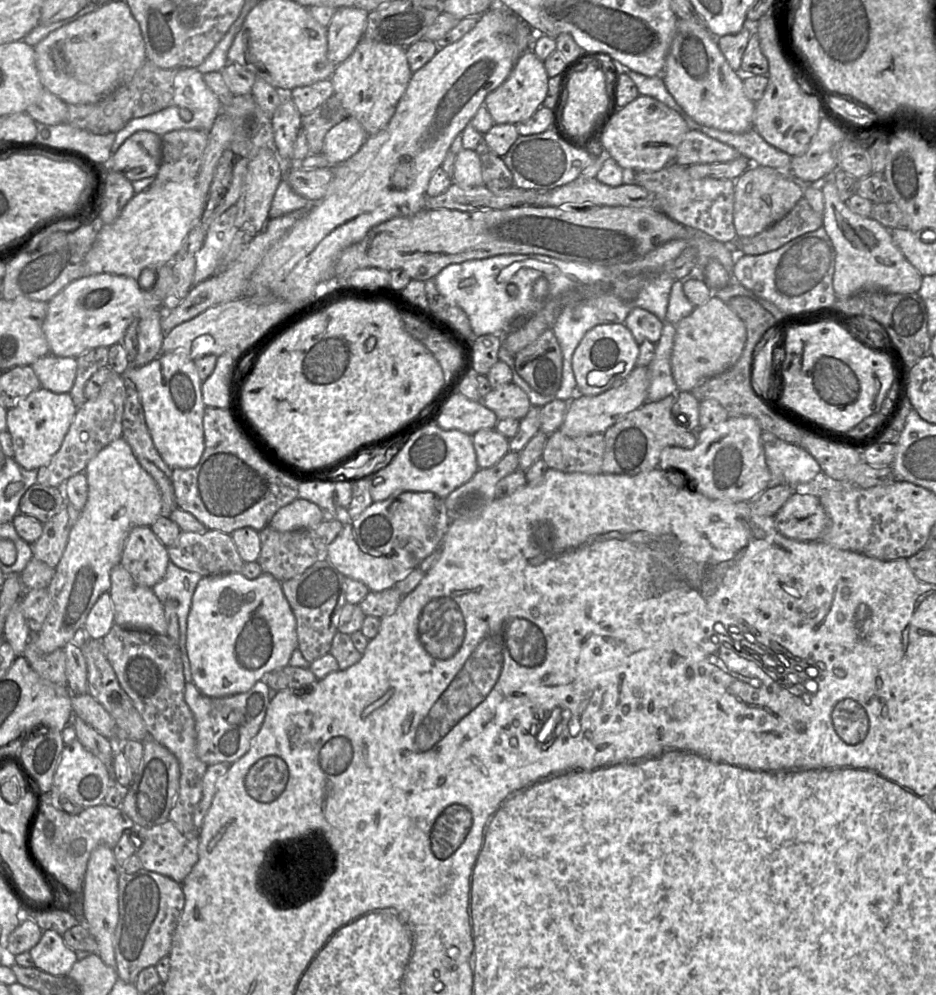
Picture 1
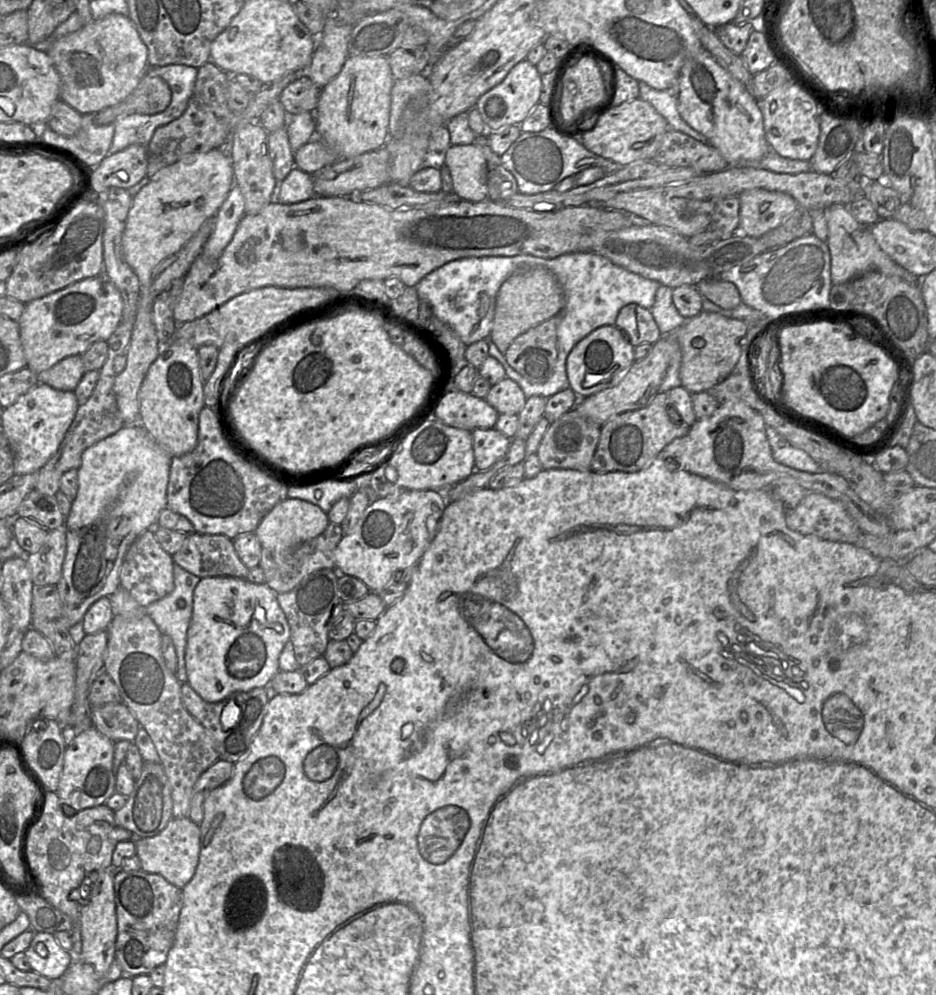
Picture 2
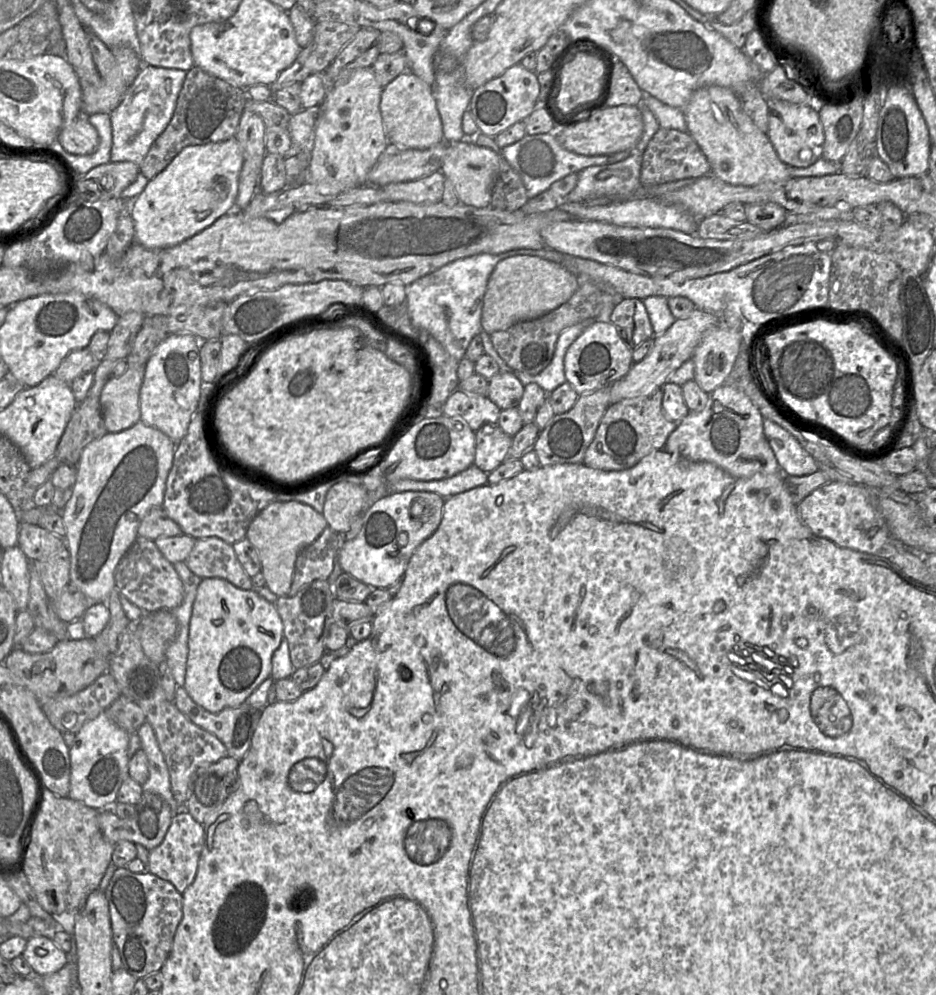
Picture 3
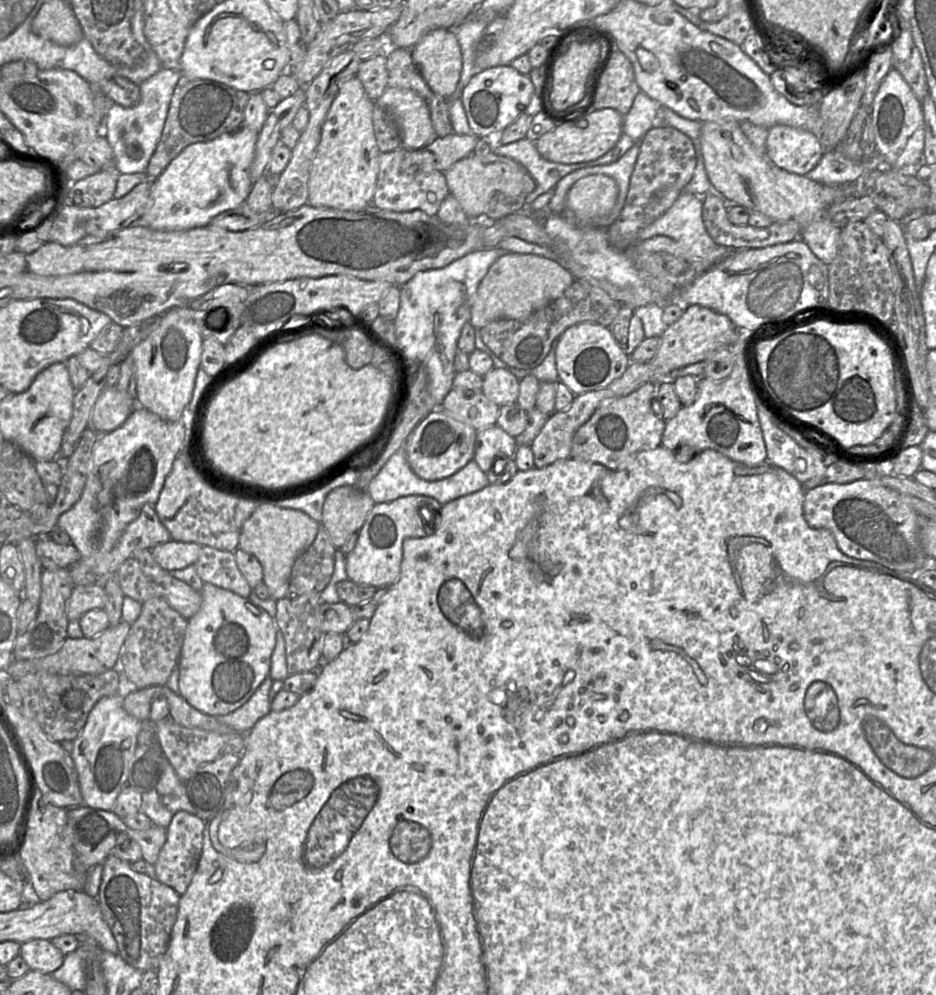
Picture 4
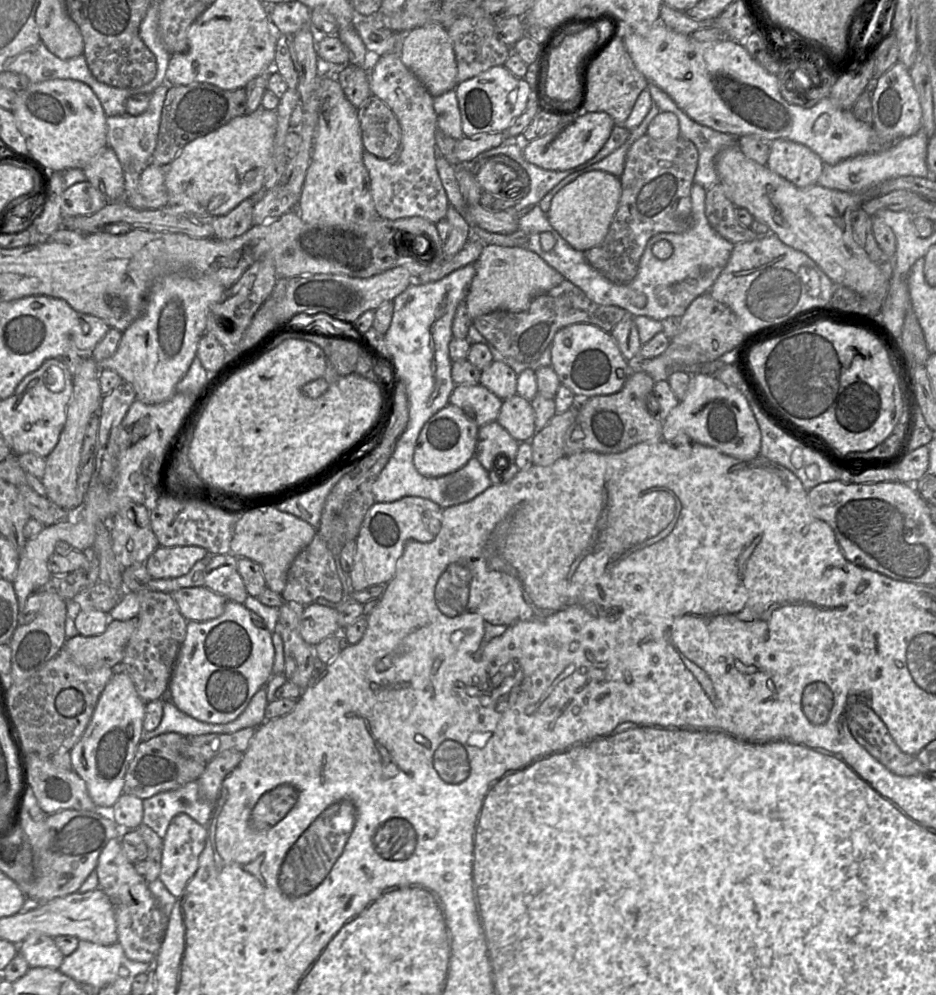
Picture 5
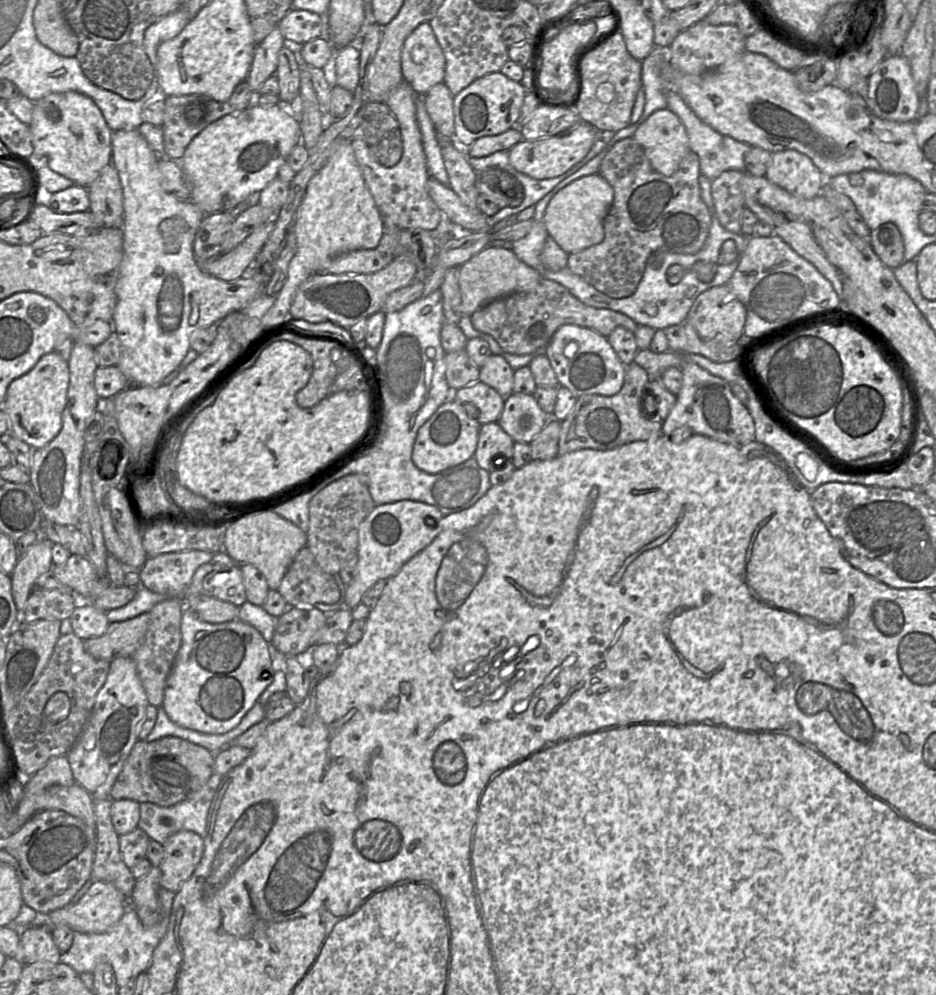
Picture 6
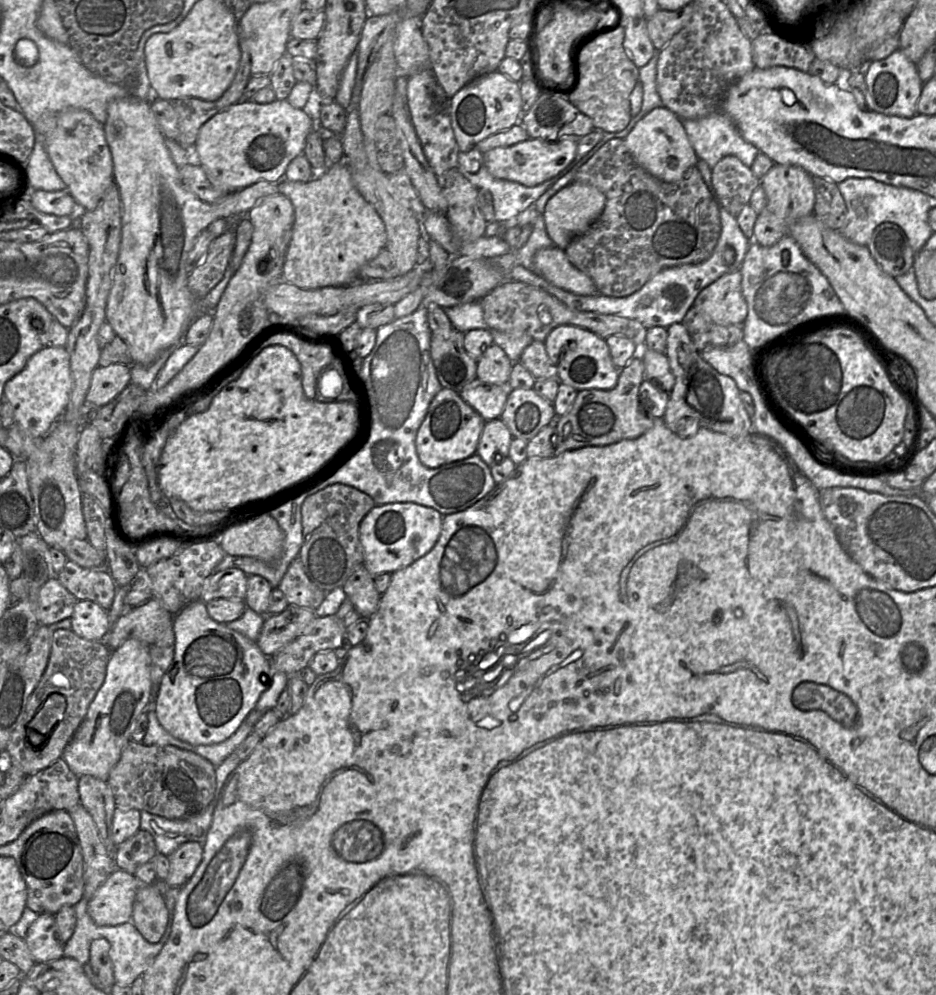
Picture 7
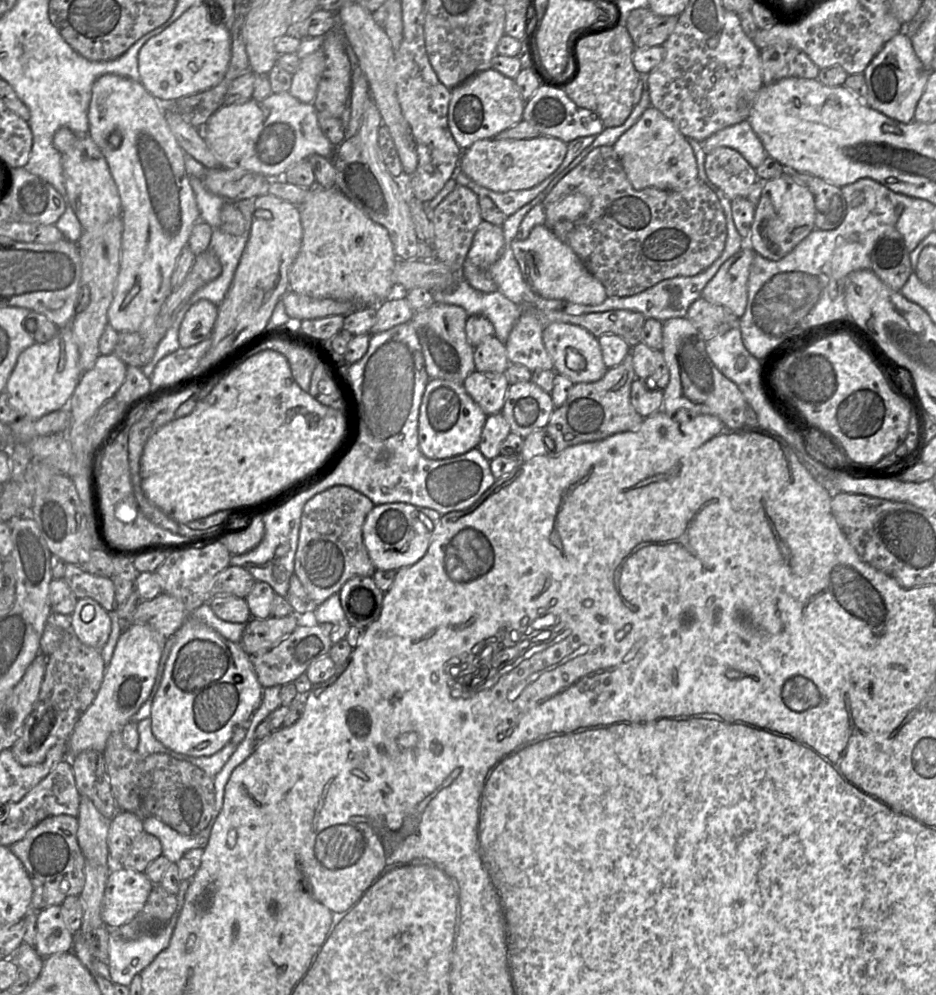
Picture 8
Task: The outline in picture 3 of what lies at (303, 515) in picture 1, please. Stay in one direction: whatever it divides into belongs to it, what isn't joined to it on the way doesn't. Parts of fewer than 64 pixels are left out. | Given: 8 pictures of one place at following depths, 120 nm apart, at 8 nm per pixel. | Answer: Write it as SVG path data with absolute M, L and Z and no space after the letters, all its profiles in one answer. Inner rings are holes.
M274 501L252 520L246 538L257 550L267 588L277 597L288 595L298 554L313 543L327 526L322 513L297 501Z

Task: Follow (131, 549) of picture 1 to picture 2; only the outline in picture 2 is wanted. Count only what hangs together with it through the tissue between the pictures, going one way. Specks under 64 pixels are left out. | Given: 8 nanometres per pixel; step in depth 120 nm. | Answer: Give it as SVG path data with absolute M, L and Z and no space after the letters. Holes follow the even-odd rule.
M153 529L142 532L128 548L119 570L119 584L144 609L174 589L172 556L155 538Z

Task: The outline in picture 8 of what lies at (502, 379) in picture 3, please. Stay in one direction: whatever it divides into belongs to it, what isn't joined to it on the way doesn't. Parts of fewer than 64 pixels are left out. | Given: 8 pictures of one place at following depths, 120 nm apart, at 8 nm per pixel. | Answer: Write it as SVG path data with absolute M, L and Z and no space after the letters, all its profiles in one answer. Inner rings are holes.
M496 336L485 337L474 347L473 355L478 372L506 373L510 365L505 345Z

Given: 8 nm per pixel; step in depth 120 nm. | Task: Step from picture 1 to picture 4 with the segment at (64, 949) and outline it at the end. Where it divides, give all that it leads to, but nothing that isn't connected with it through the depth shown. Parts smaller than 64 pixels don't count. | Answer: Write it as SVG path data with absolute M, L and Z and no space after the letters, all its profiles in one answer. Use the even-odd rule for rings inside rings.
M34 939L21 944L20 954L30 967L45 974L51 974L62 966L63 953L46 939Z

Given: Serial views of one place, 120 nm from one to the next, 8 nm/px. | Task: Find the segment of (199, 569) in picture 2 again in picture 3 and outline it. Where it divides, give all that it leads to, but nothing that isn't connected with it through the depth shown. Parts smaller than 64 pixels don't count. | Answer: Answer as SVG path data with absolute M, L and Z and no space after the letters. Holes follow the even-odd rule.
M217 537L196 539L184 561L196 576L224 579L242 590L253 590L251 578L246 574L233 550L233 545Z

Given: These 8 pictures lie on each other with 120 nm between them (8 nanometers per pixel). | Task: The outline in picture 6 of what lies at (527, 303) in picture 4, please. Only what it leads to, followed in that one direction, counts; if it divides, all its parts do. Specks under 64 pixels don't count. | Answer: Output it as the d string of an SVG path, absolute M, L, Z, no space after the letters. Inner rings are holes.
M493 246L485 247L458 269L459 312L469 316L493 300L533 288L543 278L537 270L522 262L512 249Z

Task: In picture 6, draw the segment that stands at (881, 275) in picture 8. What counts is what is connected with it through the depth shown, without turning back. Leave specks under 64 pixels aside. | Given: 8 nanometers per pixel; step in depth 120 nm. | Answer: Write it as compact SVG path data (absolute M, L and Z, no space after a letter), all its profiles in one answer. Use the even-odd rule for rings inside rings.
M887 222L871 231L870 246L890 269L895 269L904 262L904 242L894 223Z

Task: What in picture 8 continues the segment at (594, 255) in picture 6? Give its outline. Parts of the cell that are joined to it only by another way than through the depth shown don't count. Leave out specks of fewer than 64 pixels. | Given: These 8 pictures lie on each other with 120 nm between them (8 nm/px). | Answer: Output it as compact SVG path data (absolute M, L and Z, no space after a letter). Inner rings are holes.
M606 145L593 149L568 172L546 195L542 205L545 208L575 193L583 194L589 199L589 210L577 220L562 220L550 228L602 283L608 297L632 296L665 279L697 275L707 269L724 250L727 226L723 208L716 194L700 179L682 191L658 188L636 190L613 146Z

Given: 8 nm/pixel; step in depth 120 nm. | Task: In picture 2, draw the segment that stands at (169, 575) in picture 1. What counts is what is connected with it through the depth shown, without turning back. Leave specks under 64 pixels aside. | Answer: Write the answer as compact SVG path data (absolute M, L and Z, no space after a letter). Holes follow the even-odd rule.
M173 565L174 589L165 597L144 608L145 613L157 625L162 635L168 635L173 642L176 657L176 678L187 683L185 649L187 631L193 609L193 592L199 577L187 572L179 565Z

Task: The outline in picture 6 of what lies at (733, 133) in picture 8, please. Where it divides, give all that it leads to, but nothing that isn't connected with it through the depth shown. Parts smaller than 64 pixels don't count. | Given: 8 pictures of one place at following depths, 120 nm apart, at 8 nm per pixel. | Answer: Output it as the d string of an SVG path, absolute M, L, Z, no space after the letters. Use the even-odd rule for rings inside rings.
M668 90L666 98L667 107L679 117L686 128L690 150L699 158L701 174L713 181L724 171L745 170L745 155L752 146L728 135L723 135L704 123L675 91Z

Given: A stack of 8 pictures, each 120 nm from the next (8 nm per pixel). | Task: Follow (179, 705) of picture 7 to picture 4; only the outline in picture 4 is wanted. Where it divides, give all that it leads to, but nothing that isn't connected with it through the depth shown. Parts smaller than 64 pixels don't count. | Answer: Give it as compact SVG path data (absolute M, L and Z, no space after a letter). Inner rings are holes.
M204 583L200 591L202 603L198 612L187 622L187 628L181 648L179 667L179 694L195 709L210 716L227 715L244 705L254 694L257 688L267 678L271 667L271 656L276 645L277 626L271 616L262 608L255 606L248 599L229 590L219 588L210 583Z

